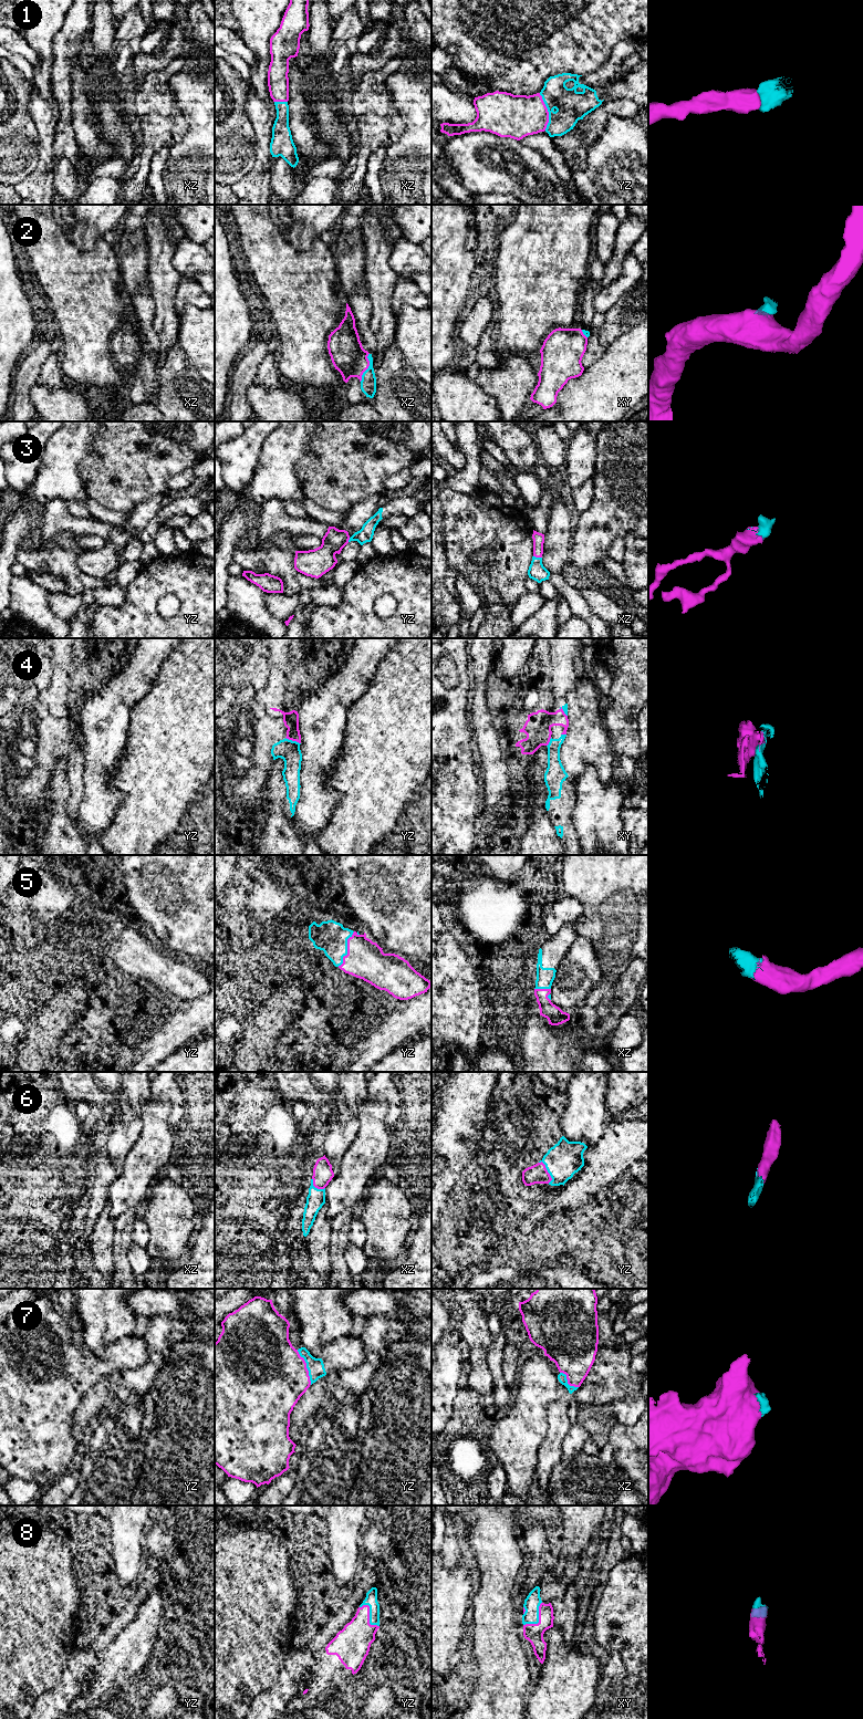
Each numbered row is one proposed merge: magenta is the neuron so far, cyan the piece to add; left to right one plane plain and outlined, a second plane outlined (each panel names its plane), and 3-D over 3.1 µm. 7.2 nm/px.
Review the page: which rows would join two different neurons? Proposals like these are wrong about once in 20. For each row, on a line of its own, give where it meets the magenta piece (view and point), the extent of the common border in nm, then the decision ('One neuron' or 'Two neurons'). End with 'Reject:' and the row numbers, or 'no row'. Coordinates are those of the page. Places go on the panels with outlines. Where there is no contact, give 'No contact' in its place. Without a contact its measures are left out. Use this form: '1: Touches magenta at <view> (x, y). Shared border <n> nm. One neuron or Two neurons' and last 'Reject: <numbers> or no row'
1: Touches magenta at yz (548, 112). Shared border 280 nm. One neuron
2: Touches magenta at xz (367, 367). Shared border 220 nm. One neuron
3: Touches magenta at xz (538, 556). Shared border 70 nm. One neuron
4: Touches magenta at yz (293, 740). Shared border 120 nm. One neuron
5: Touches magenta at yz (347, 949). Shared border 280 nm. One neuron
6: Touches magenta at yz (547, 1171). Shared border 180 nm. One neuron
7: Touches magenta at yz (305, 1367). Shared border 280 nm. One neuron
8: Touches magenta at yz (368, 1615). Shared border 200 nm. One neuron
Reject: no row

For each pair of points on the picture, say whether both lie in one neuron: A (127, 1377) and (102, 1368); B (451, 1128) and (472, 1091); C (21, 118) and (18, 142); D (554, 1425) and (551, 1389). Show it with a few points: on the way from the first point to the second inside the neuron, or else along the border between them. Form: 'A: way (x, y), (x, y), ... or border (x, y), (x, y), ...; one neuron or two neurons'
A: border (145, 1363), (136, 1368), (126, 1370), (121, 1374); two neurons
B: border (486, 1100), (454, 1112), (443, 1105); two neurons
C: way (20, 124), (18, 136); one neuron
D: border (568, 1395), (554, 1399), (549, 1405), (548, 1427); two neurons

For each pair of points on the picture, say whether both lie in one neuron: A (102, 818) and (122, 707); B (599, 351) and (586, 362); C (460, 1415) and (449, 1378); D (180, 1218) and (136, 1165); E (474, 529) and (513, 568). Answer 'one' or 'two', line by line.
A: one
B: one
C: two
D: two
E: one

